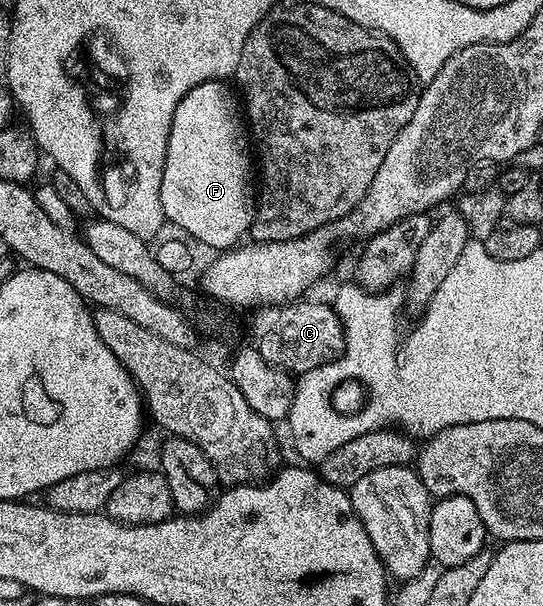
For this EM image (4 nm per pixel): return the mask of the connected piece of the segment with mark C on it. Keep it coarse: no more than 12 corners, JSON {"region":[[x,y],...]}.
{"region":[[300,299],[260,334],[266,362],[297,375],[342,357],[334,306]]}

